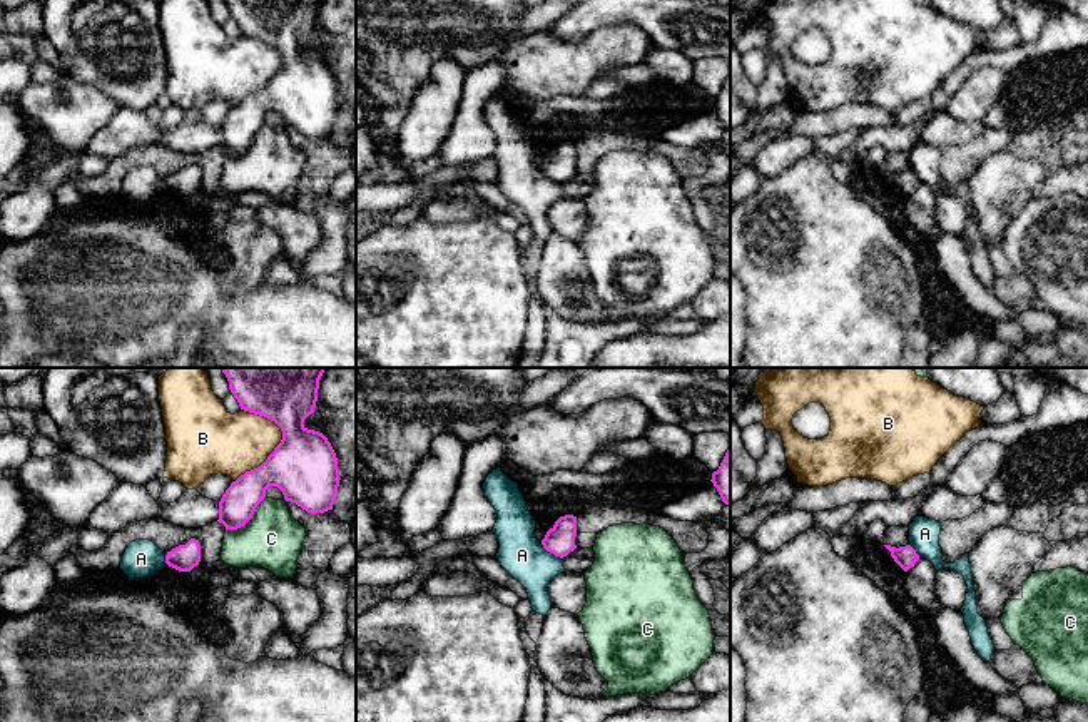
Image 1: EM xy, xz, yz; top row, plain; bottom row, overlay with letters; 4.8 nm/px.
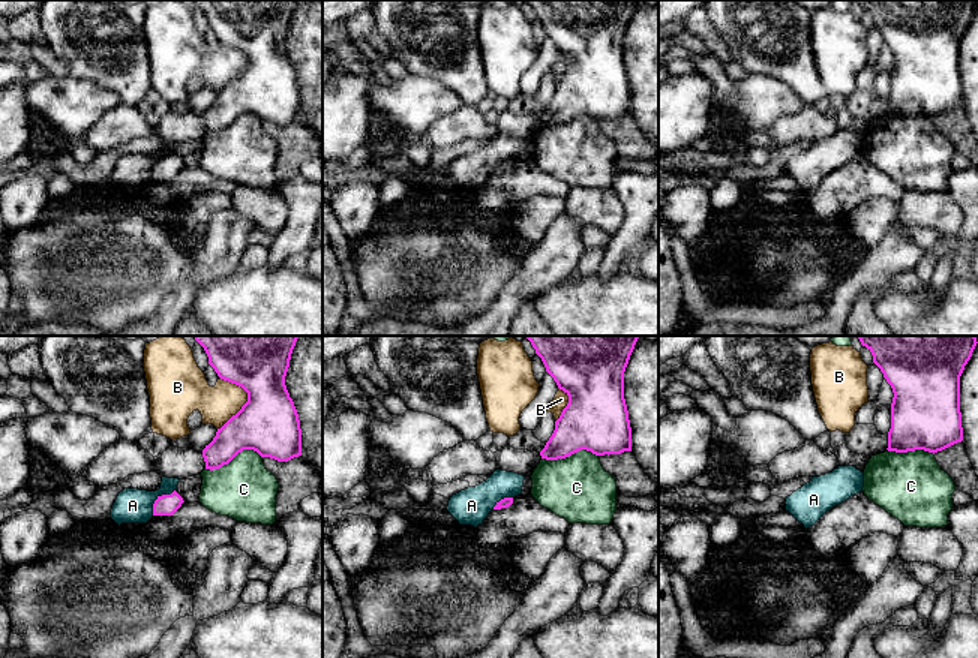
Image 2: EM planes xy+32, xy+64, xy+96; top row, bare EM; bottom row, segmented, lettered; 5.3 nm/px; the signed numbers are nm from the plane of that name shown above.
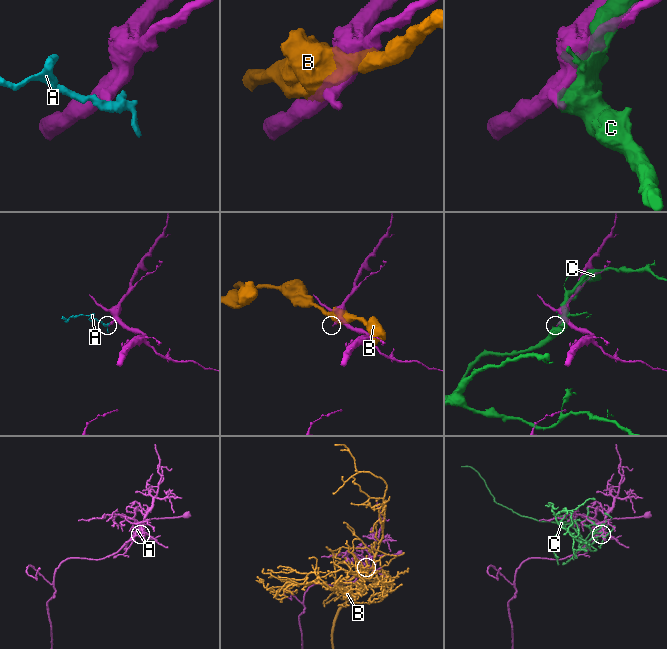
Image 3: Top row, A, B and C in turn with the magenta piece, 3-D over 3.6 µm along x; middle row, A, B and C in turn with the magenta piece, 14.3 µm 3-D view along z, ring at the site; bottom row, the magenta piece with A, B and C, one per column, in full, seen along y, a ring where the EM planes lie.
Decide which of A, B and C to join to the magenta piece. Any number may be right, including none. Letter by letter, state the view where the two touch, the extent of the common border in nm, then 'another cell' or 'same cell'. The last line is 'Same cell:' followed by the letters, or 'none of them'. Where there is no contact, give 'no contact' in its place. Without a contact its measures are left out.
A: xz | 130 nm | another cell
B: xy | 360 nm | another cell
C: xy | 260 nm | another cell
Same cell: none of them

